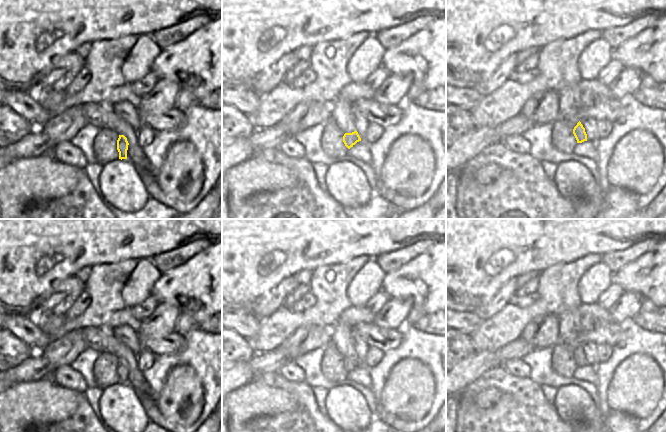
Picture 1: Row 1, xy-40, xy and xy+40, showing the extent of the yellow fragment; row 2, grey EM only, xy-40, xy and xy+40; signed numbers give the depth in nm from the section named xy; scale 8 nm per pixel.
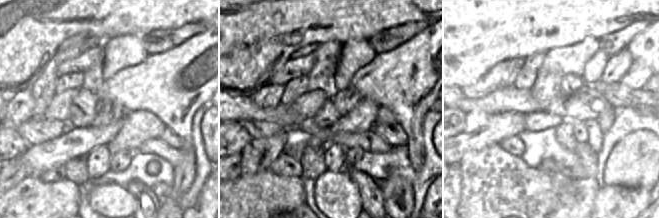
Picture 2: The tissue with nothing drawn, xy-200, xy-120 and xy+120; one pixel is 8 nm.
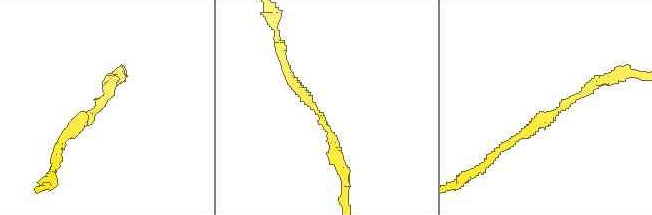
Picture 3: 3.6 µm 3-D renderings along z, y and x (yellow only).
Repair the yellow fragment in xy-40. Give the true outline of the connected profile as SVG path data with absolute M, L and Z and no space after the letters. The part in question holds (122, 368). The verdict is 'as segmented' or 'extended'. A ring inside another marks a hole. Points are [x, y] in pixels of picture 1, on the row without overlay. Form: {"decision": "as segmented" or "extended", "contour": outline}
{"decision": "as segmented", "contour": "M119 359L117 364L117 374L119 376L119 383L127 383L128 365L124 359Z"}

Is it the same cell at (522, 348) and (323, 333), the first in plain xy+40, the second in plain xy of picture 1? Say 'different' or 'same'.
different

